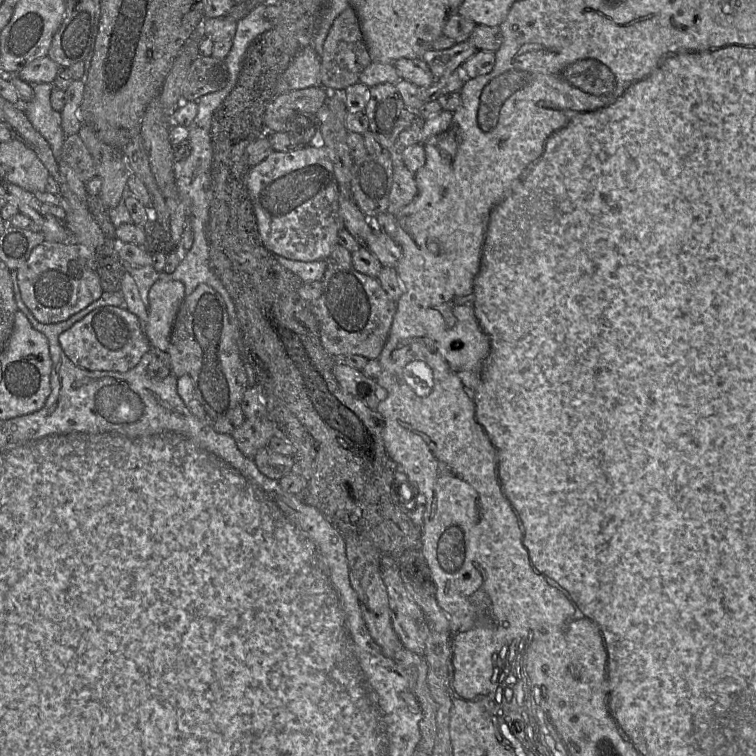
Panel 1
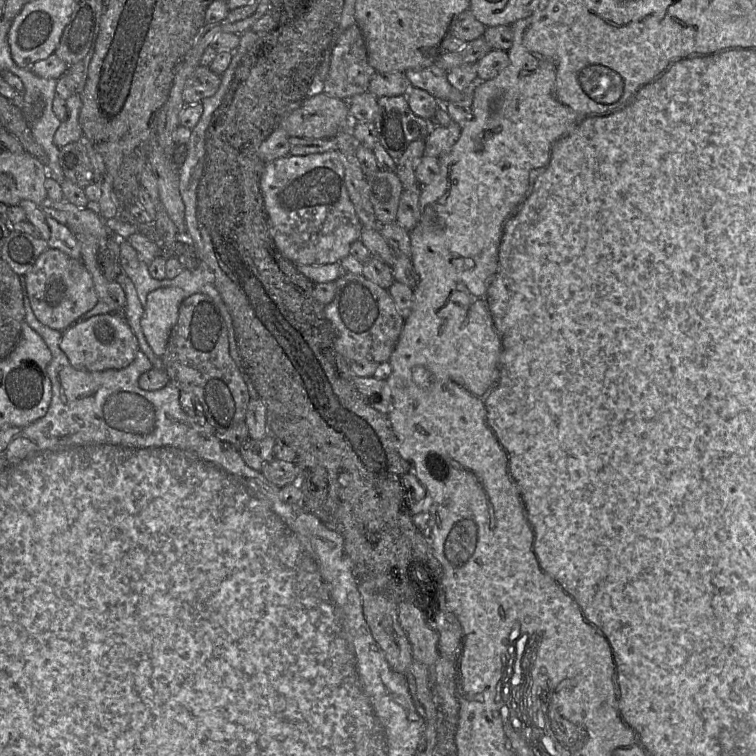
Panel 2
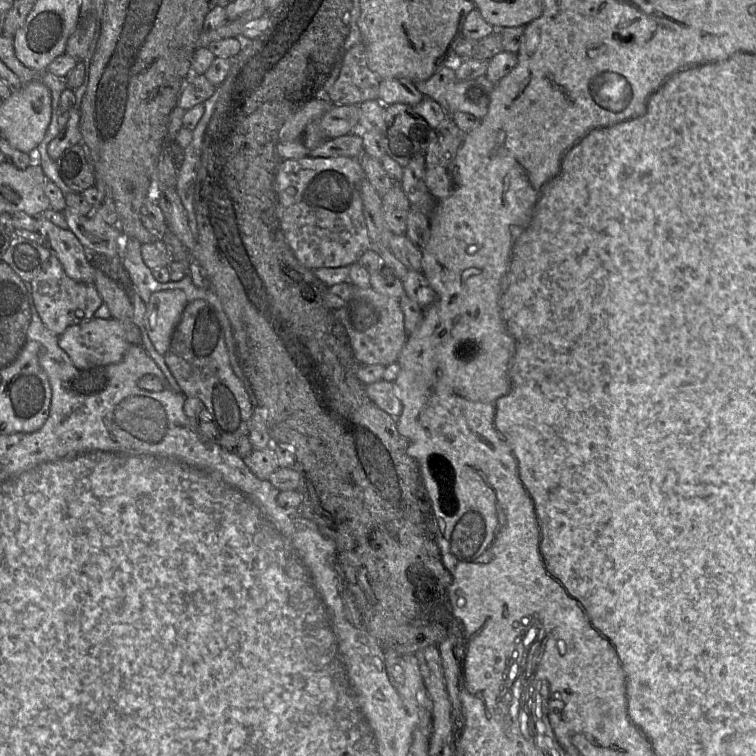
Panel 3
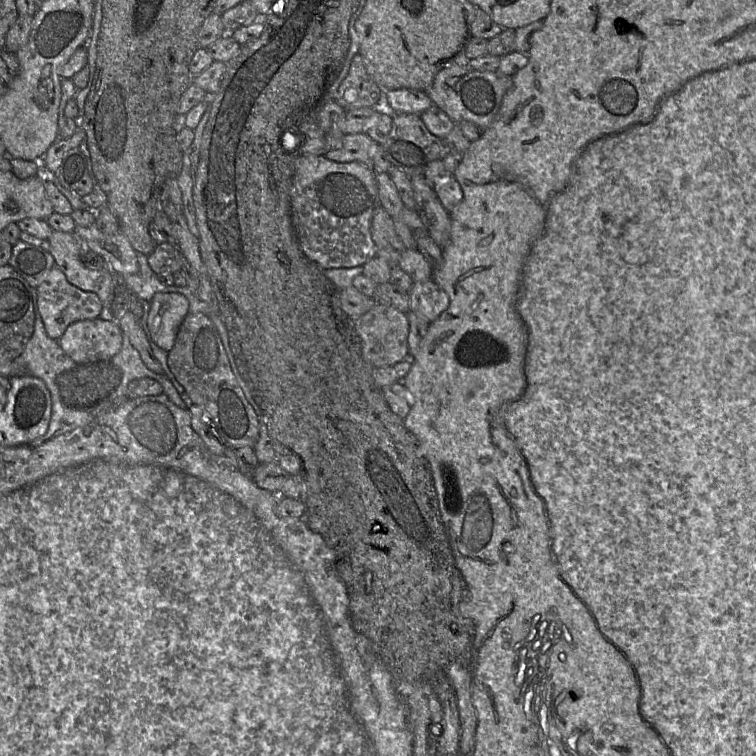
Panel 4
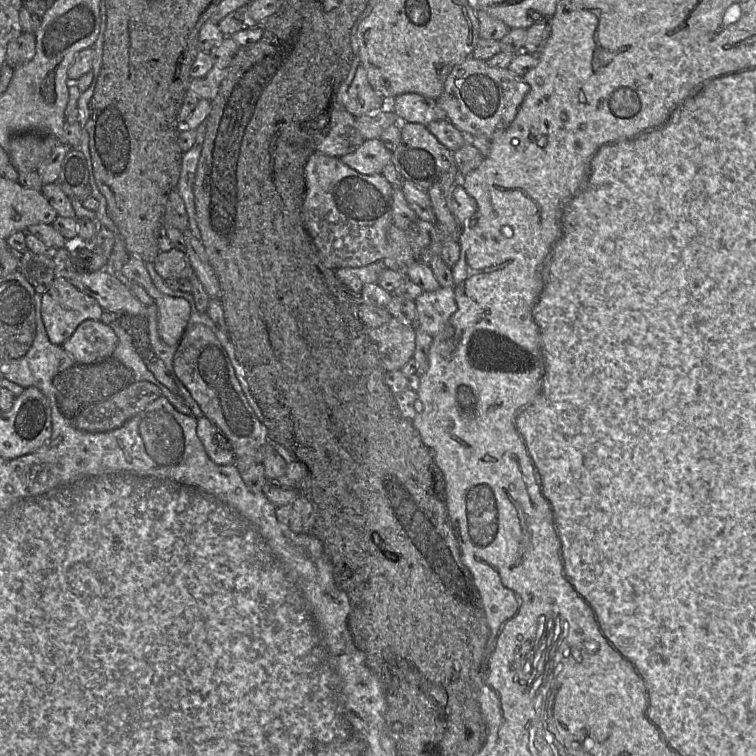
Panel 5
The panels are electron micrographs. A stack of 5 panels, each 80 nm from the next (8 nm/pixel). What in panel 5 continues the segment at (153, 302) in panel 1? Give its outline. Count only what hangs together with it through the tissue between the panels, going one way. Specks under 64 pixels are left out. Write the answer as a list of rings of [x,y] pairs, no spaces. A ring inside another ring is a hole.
[[[162,293],[155,300],[157,307],[157,330],[161,340],[167,345],[178,344],[188,326],[190,304],[182,297]]]

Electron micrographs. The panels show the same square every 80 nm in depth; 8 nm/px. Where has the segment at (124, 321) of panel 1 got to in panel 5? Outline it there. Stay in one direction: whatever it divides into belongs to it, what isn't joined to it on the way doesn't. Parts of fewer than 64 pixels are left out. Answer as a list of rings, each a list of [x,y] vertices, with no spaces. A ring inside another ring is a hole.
[[[85,320],[61,346],[76,364],[96,364],[110,357],[117,346],[118,337],[100,320]]]

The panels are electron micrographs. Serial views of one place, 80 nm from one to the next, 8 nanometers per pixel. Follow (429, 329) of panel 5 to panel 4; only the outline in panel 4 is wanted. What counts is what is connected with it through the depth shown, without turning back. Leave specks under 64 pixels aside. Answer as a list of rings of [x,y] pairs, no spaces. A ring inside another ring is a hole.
[[[434,281],[414,282],[409,293],[411,310],[428,323],[435,321],[449,306],[449,296]]]

